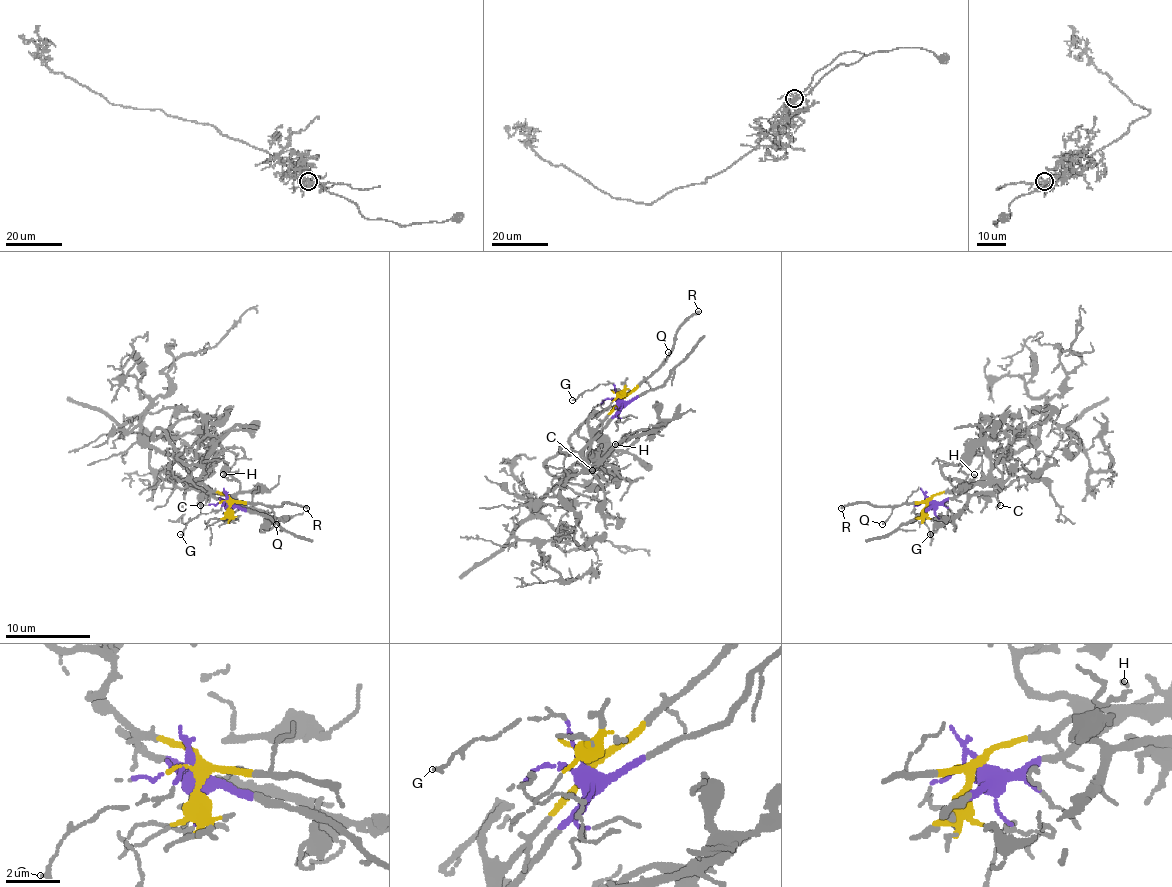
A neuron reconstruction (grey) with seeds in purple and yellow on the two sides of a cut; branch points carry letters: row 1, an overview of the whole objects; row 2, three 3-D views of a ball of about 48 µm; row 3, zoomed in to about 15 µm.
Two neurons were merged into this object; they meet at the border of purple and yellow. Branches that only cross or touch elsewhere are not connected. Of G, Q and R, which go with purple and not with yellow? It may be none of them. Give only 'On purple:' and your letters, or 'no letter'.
On purple: G

